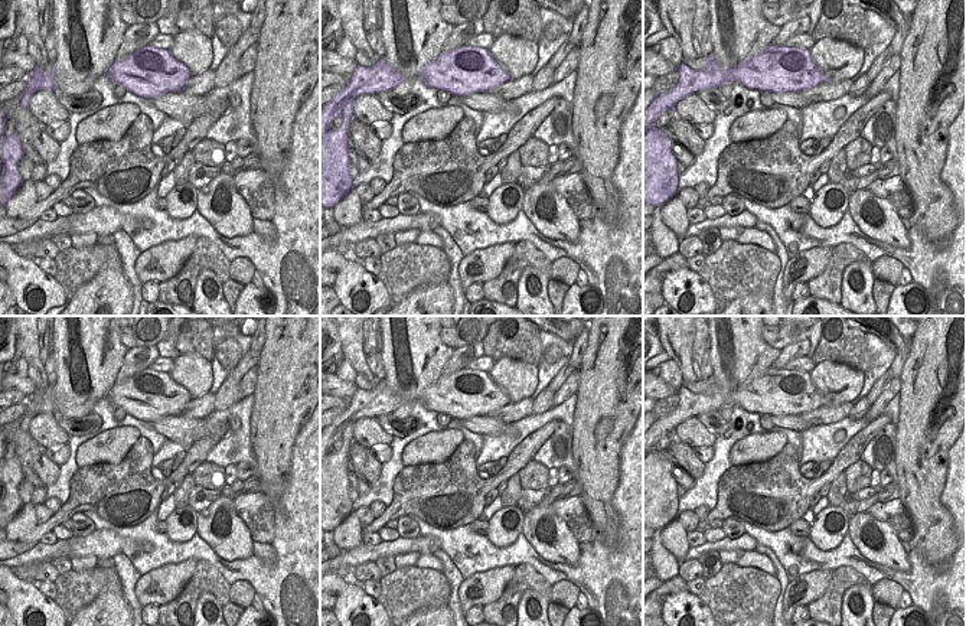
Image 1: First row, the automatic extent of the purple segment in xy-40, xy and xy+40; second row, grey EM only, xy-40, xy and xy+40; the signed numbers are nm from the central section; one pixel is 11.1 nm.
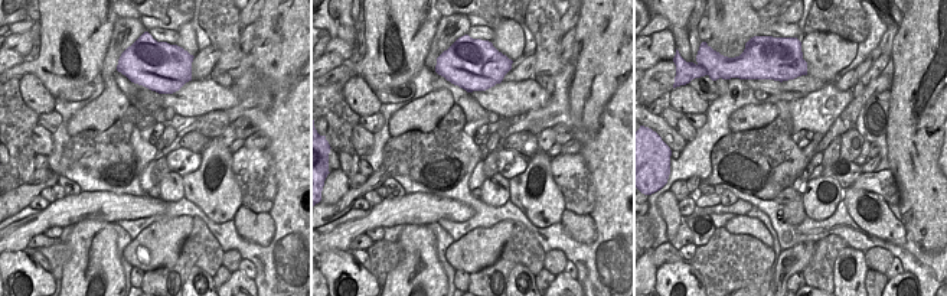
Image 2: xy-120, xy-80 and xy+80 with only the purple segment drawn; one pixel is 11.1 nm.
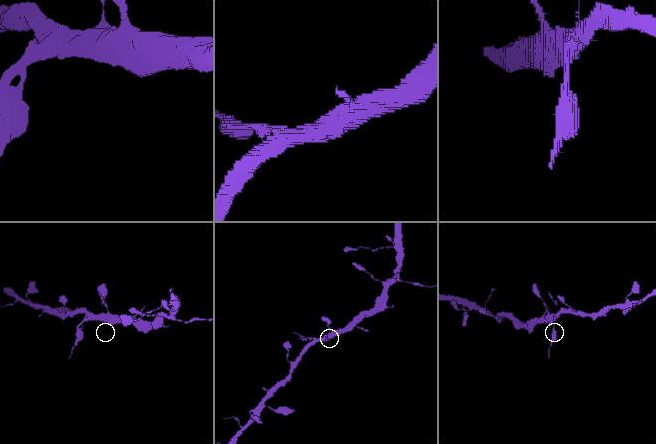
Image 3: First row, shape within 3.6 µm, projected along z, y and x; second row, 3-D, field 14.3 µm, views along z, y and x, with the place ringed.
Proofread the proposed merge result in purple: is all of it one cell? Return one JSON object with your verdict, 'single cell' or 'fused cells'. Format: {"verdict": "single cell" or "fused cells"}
{"verdict": "fused cells"}

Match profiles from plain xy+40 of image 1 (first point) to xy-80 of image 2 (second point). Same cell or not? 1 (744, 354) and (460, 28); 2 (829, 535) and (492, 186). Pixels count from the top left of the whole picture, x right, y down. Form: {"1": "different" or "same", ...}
{"1": "different", "2": "same"}

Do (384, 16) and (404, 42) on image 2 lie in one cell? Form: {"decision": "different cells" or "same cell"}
{"decision": "same cell"}

